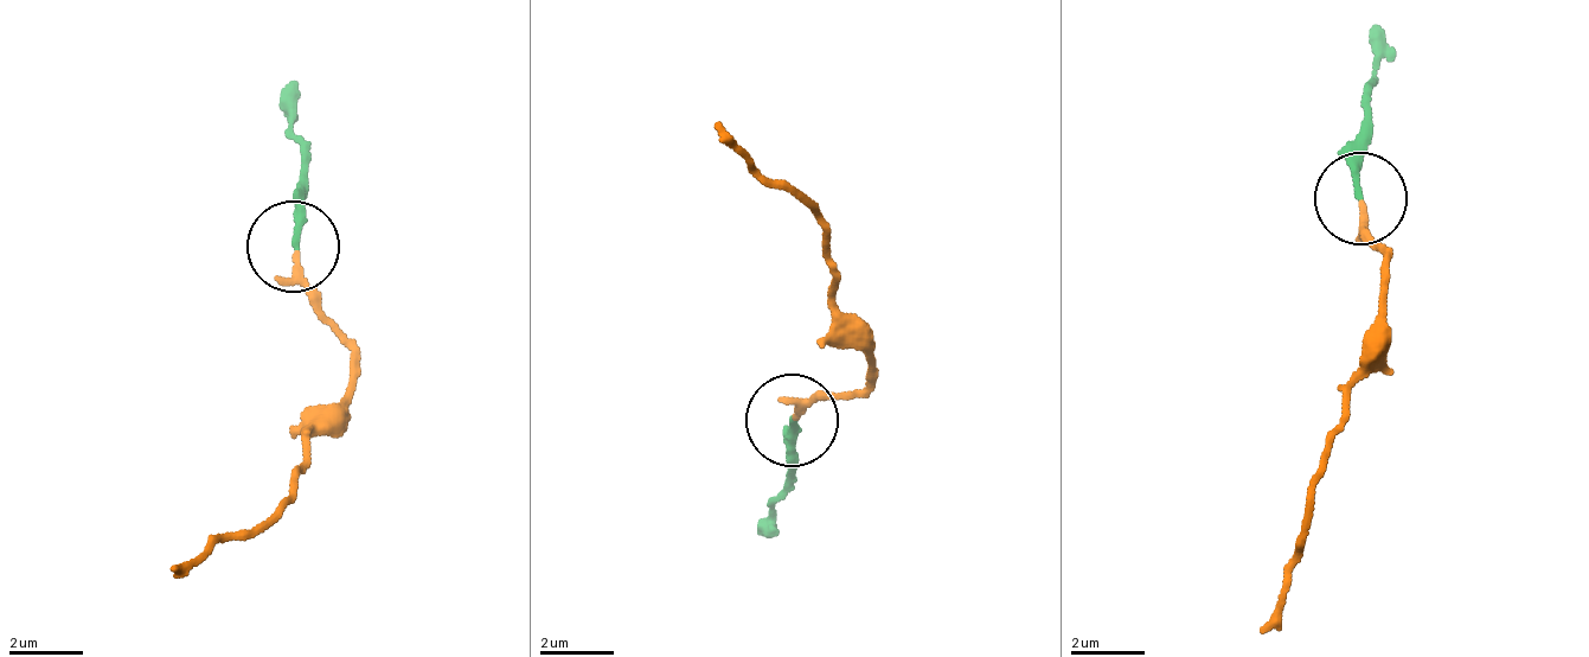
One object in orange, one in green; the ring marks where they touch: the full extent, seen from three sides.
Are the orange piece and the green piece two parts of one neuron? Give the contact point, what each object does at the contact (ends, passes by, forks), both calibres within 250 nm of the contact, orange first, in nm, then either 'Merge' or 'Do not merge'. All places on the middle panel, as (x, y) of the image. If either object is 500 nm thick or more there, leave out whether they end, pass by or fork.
Place: (792, 420). At the ring orange passes by. At the ring green ends. Thickness 150 nm (orange) against 180 nm. Merge

